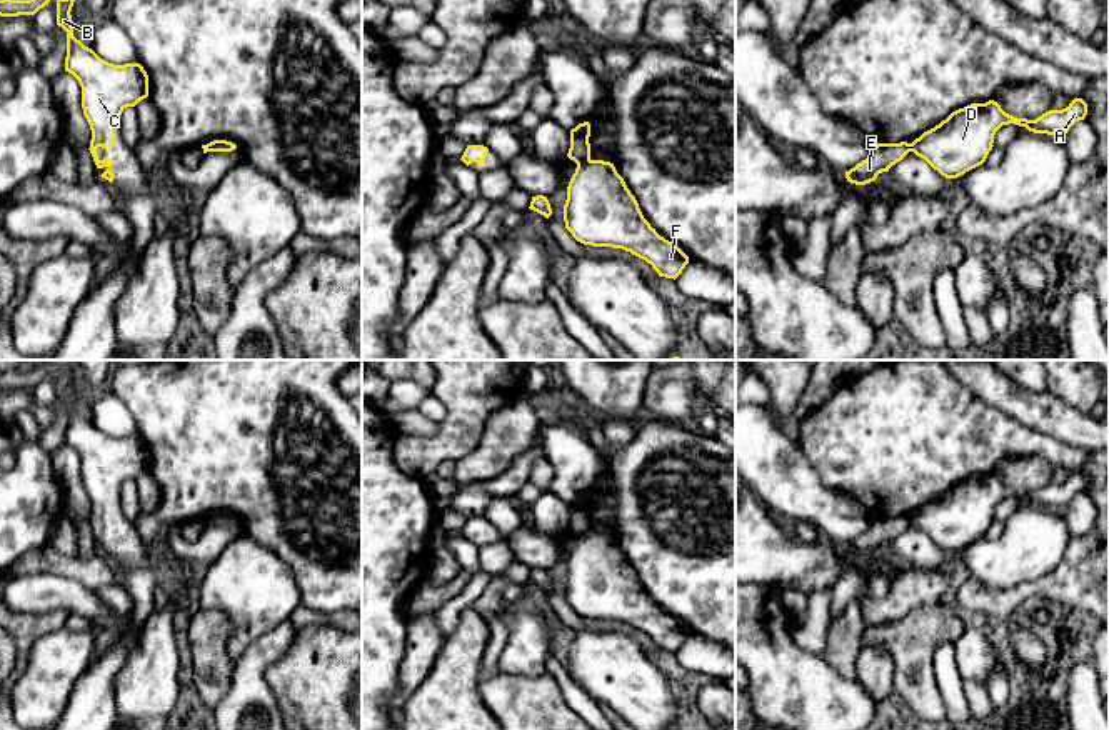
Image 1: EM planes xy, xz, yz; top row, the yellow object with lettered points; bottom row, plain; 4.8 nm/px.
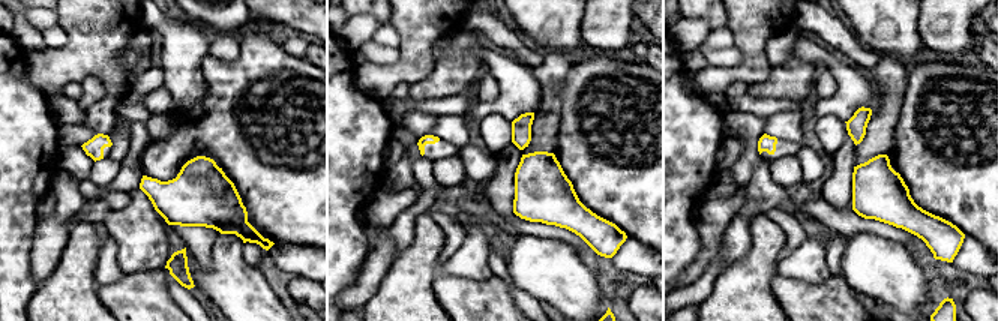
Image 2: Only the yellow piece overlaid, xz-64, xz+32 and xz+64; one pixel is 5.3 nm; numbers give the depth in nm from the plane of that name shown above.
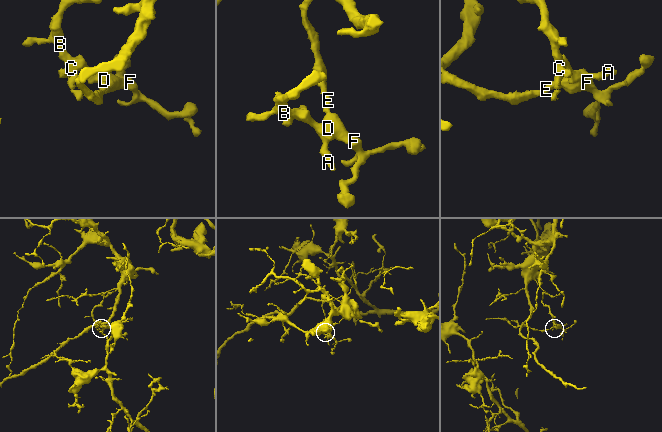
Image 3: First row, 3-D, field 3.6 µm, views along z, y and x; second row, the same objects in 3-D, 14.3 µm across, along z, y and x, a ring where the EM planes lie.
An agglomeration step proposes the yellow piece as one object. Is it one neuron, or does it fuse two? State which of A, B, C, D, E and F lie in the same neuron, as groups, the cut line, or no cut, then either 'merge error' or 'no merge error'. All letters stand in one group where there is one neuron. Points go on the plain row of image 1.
A B C D F / E; cut in xz along (589, 532), (577, 537); merge error

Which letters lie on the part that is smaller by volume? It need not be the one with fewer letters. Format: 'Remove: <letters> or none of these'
Remove: A, B, C, D, F

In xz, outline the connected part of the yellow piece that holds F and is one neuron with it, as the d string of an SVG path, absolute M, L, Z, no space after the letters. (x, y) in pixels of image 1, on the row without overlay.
M610 535L577 537L567 560L564 595L577 615L630 625L650 637L659 650L675 653L689 637L689 630L644 592Z

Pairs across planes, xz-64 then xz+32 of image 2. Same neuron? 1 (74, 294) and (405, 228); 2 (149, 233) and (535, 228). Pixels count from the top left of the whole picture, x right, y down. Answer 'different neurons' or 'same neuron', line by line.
1: different neurons
2: different neurons

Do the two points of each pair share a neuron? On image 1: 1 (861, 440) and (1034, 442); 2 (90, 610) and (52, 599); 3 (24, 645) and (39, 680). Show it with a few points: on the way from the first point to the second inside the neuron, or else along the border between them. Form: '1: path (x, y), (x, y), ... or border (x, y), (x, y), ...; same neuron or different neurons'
1: path (904, 440), (971, 440), (986, 447), (991, 444); same neuron
2: path (80, 600), (62, 599); same neuron
3: border (57, 627), (34, 644), (29, 664), (22, 674); different neurons

